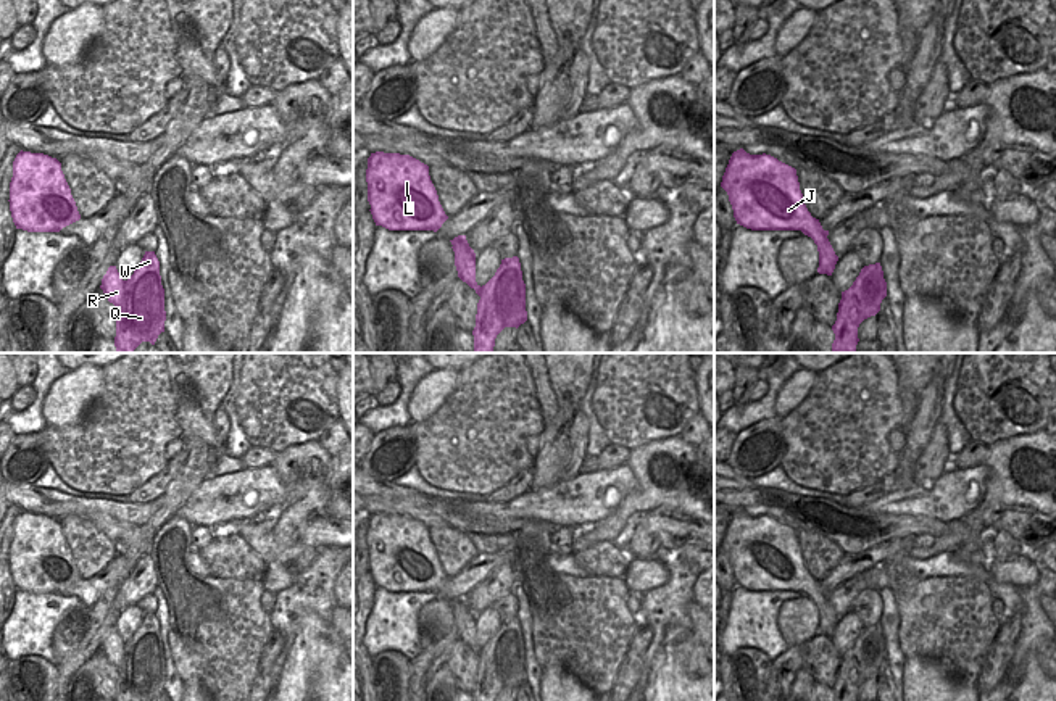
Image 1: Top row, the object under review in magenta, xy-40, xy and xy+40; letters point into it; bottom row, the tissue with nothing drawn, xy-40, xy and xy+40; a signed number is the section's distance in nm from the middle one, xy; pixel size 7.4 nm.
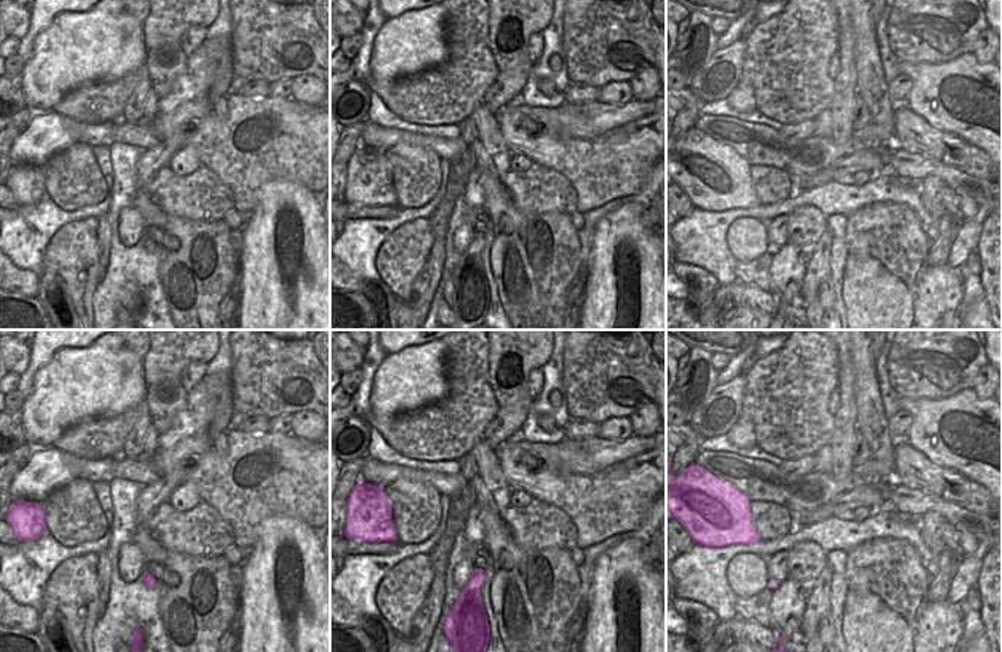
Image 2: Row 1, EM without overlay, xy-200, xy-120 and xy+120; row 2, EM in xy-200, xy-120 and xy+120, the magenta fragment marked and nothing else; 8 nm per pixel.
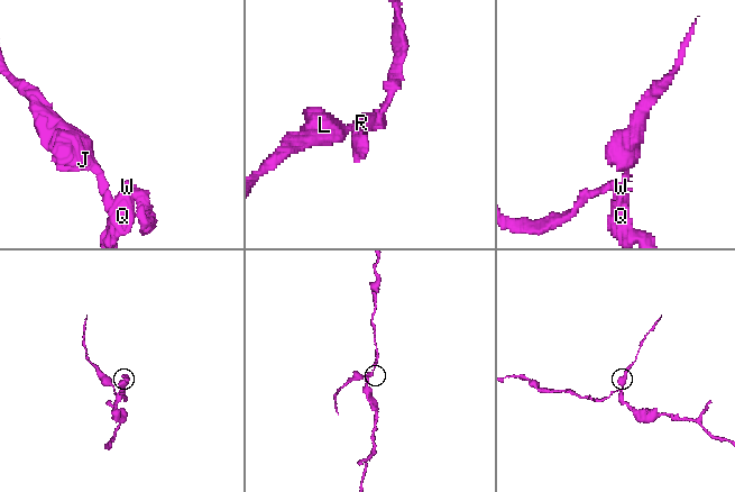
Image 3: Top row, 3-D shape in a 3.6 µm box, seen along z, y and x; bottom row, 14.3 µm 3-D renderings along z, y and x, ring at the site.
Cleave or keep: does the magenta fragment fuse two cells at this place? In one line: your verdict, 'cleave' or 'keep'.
cleave

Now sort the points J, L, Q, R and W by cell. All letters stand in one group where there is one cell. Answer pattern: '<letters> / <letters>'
J L / Q R W

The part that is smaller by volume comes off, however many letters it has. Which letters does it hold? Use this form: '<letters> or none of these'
J, L

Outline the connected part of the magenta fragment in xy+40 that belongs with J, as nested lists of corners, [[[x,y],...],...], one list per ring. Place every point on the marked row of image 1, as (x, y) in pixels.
[[[740,148],[730,156],[721,187],[729,195],[737,224],[751,230],[801,230],[825,248],[829,230],[808,211],[795,168],[771,155],[750,155]]]

